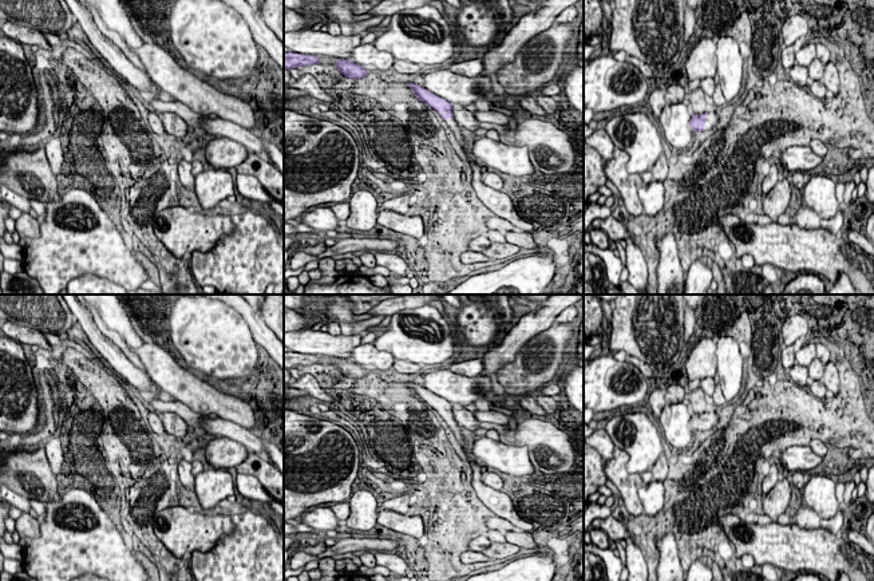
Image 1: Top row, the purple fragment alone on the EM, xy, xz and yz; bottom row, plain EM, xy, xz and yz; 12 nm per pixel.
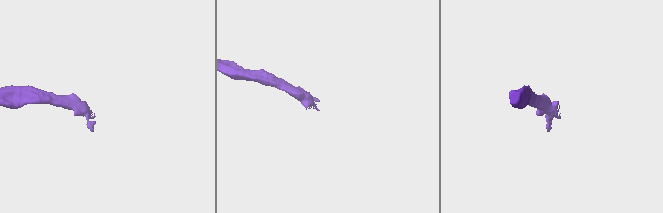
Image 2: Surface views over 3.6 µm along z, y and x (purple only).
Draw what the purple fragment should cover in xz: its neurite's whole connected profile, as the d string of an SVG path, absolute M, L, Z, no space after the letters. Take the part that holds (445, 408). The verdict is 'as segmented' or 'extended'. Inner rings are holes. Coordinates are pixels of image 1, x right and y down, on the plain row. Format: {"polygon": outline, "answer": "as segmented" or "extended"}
{"polygon": "M408 382L407 386L414 391L414 394L420 400L423 400L426 404L428 404L430 407L432 407L435 411L439 412L439 415L446 420L450 430L455 435L460 447L464 450L466 454L468 454L471 438L454 419L452 404L448 400L446 400L444 398L438 396L436 394L428 391L427 388L424 388L416 383Z", "answer": "extended"}

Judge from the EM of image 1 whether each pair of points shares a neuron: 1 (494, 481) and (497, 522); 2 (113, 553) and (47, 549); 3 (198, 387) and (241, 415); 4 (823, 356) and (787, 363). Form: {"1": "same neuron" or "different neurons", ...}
{"1": "different neurons", "2": "same neuron", "3": "same neuron", "4": "different neurons"}

